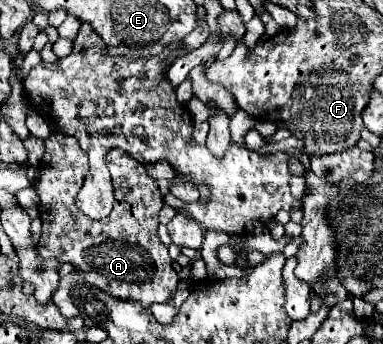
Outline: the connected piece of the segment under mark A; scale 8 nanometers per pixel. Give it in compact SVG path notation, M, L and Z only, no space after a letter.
M53 132L45 138L39 180L33 184L39 196L39 218L43 222L37 254L41 260L55 258L61 264L71 264L87 284L97 286L109 296L135 300L145 308L157 302L169 302L177 290L179 274L171 266L173 260L167 246L157 236L159 210L163 208L157 180L125 150L113 148L107 156L107 166L115 186L115 208L111 216L91 220L75 206L75 196L87 174L87 154L73 136Z

